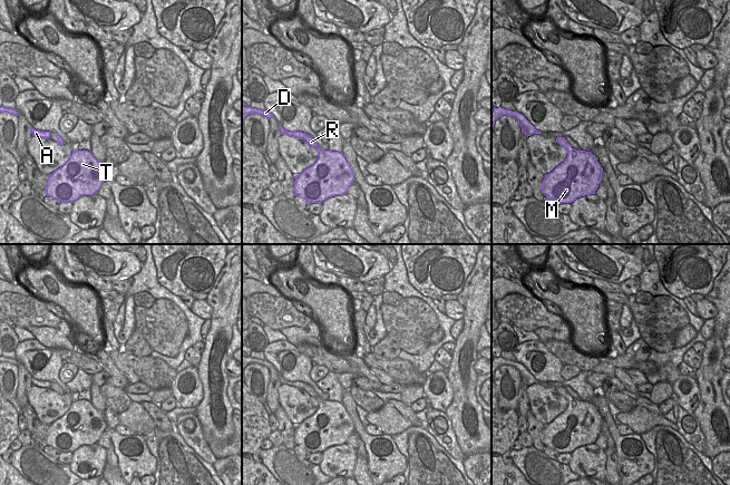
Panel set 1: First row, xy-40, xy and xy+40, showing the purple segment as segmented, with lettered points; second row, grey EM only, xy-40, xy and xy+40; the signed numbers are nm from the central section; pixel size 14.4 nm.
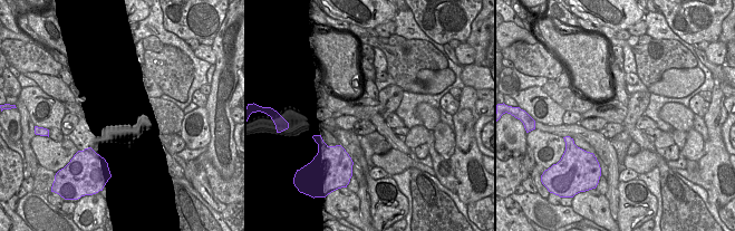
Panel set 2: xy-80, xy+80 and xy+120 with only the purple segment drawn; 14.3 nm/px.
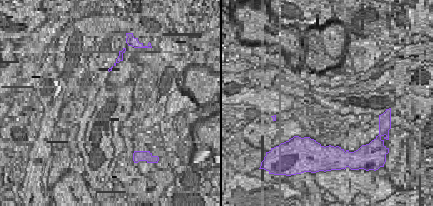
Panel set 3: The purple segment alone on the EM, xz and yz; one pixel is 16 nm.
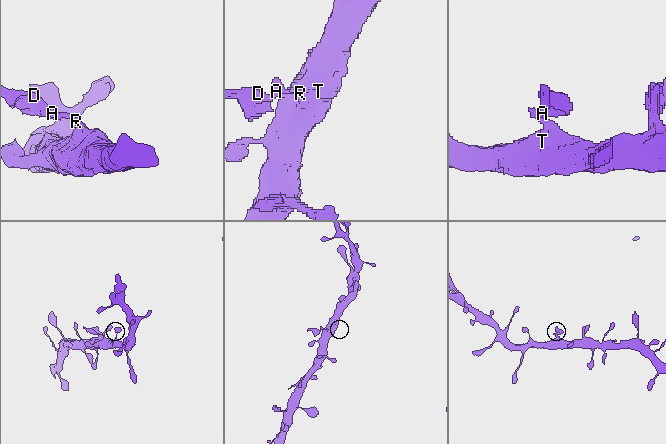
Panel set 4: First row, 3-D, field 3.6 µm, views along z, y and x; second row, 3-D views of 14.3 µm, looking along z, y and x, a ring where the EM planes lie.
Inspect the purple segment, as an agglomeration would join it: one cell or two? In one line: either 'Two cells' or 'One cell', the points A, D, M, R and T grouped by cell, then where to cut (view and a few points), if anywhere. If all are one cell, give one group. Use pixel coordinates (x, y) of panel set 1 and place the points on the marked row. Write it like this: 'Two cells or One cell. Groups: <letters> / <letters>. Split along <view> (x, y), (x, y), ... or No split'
Two cells. Groups: A D / M R T. Split along xy (307, 134), (303, 138).

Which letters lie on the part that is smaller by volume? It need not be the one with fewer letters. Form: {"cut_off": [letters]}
{"cut_off": ["A", "D"]}

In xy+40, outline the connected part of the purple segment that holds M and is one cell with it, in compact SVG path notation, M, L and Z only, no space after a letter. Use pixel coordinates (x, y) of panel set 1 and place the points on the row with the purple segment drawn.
M557 137L556 142L568 152L568 155L552 173L545 175L542 193L559 204L595 194L603 173L595 155L574 149L564 137Z

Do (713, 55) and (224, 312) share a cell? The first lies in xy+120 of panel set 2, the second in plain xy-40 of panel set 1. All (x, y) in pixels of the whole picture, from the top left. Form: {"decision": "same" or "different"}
{"decision": "different"}

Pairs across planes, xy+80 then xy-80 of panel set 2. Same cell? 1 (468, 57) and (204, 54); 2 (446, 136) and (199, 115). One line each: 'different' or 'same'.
1: same
2: same

